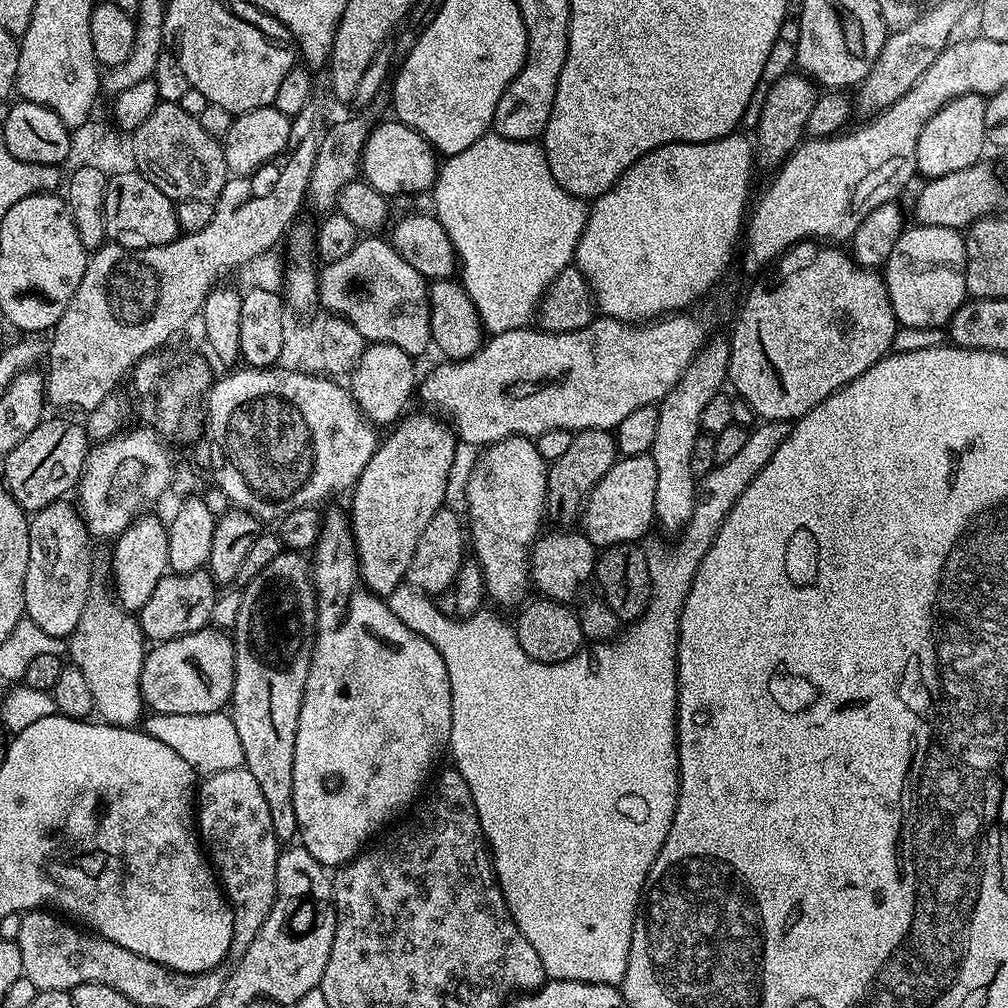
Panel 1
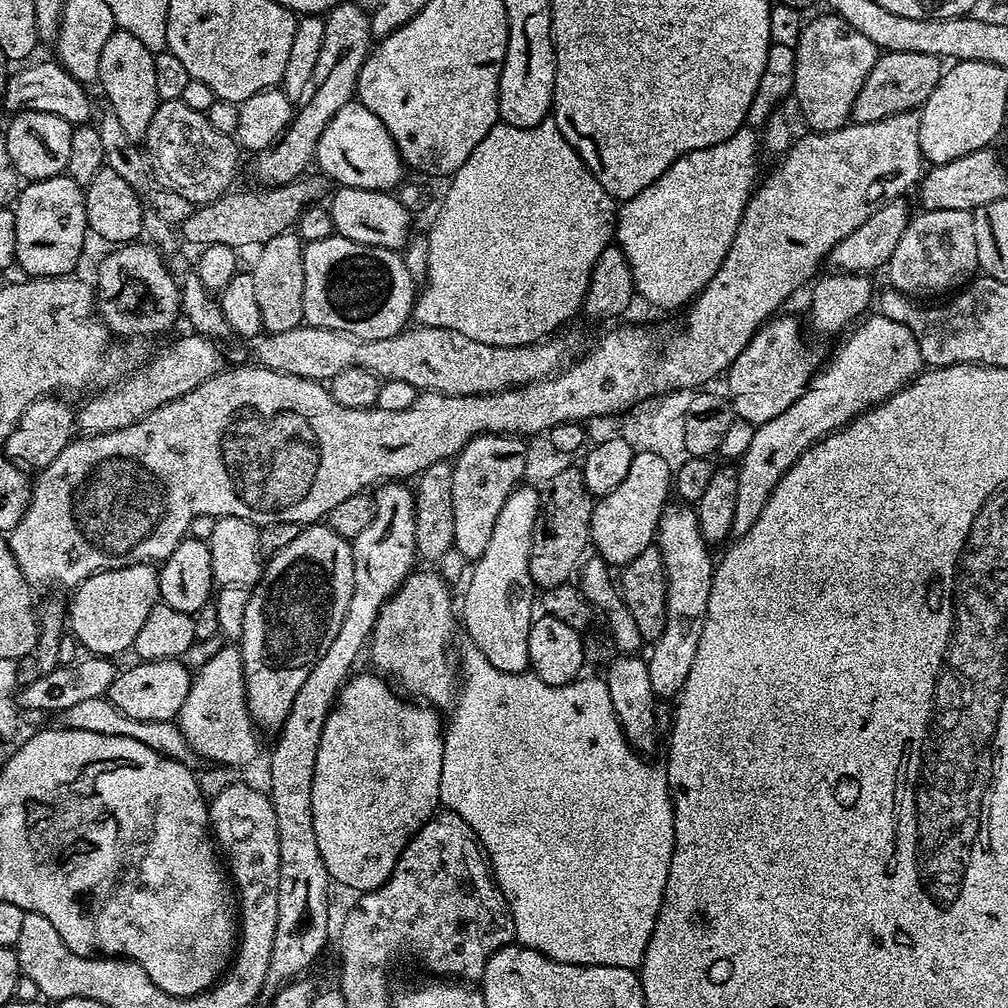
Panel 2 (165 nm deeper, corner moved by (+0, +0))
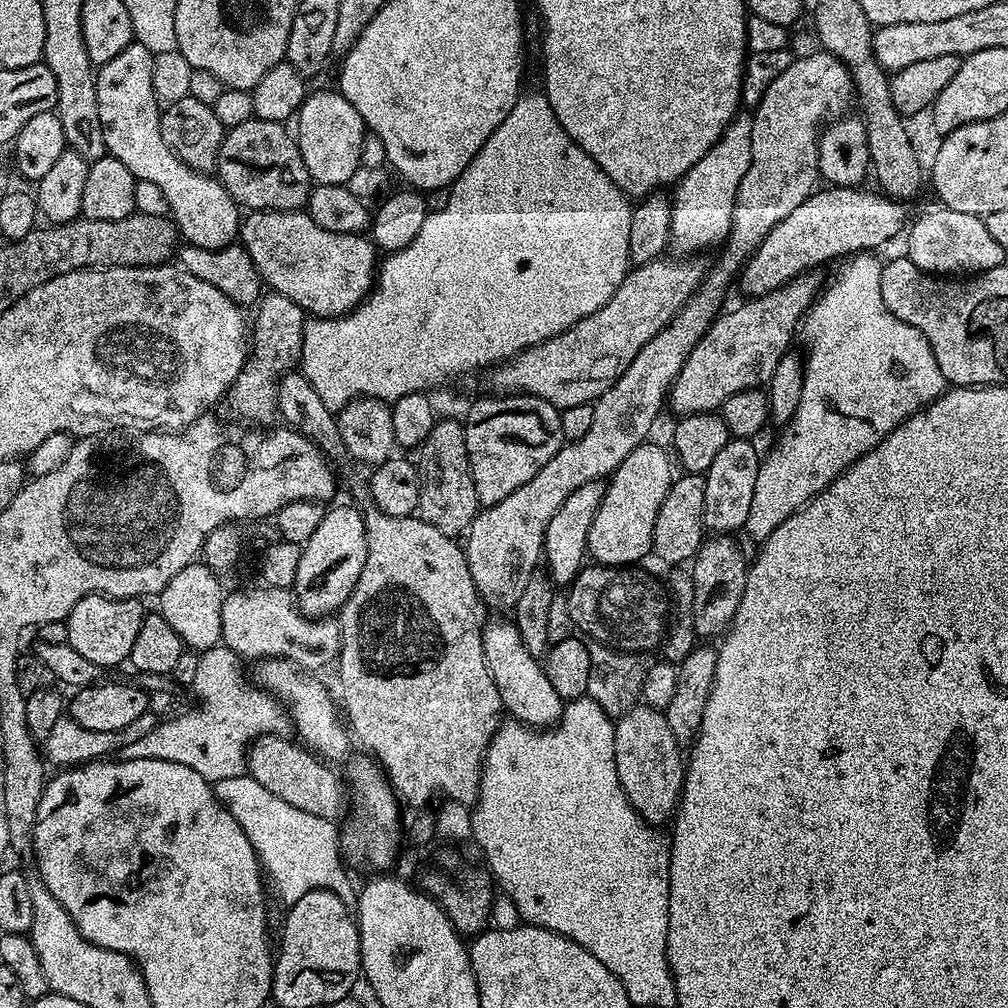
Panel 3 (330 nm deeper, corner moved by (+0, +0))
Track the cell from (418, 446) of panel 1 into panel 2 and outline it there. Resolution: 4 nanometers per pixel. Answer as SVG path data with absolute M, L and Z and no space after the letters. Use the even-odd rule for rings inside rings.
M384 482L374 492L374 518L362 534L352 541L354 554L354 594L350 594L350 606L346 618L342 618L342 626L338 626L338 634L334 642L330 642L330 650L314 662L314 670L310 670L310 678L302 682L302 690L292 703L290 714L283 728L275 737L276 749L272 752L272 761L268 764L268 785L266 791L274 806L274 818L278 818L278 930L274 936L274 954L268 971L267 987L276 990L281 986L305 975L304 972L324 952L328 944L328 884L330 877L326 870L326 862L322 862L322 854L318 854L318 838L314 838L314 810L312 809L312 787L314 786L314 762L318 758L318 742L322 738L322 726L326 726L326 718L332 705L336 703L336 695L340 693L345 680L353 675L356 659L360 651L365 651L369 643L372 627L376 625L382 606L403 584L404 579L412 575L417 563L416 554L416 498L411 487L404 482Z

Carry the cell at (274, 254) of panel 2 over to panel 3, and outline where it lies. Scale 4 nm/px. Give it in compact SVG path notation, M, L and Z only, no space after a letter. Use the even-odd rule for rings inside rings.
M274 291L261 295L254 311L256 320L254 316L250 324L250 359L228 389L226 404L248 420L272 420L278 416L276 399L280 379L300 362L306 314L298 302Z

